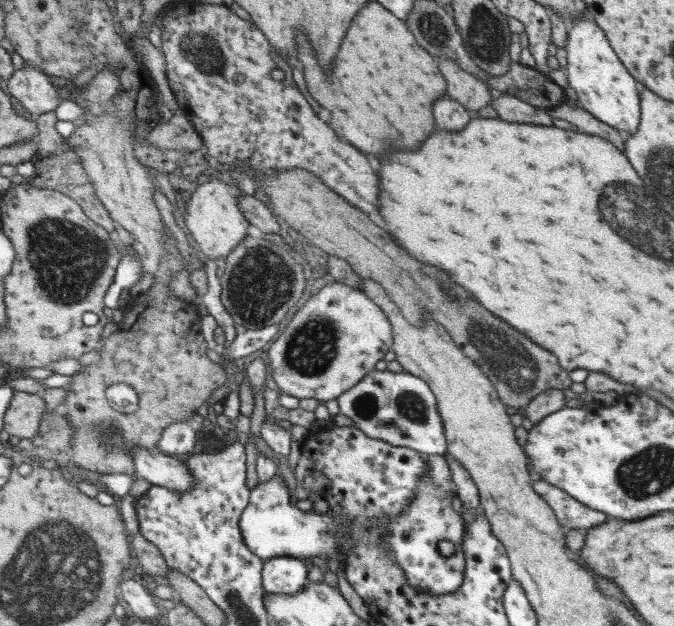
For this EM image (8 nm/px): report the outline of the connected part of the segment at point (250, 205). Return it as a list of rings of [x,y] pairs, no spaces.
[[[253,195],[239,196],[240,207],[243,209],[249,222],[260,229],[263,234],[281,234],[281,219],[270,205],[263,204]]]

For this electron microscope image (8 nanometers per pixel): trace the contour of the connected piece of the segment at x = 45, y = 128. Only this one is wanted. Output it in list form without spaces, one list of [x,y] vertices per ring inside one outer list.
[[[56,111],[39,114],[34,120],[37,123],[37,128],[39,128],[39,134],[36,137],[37,151],[35,151],[33,158],[35,172],[33,172],[34,174],[30,178],[33,186],[55,190],[69,196],[69,198],[73,198],[88,213],[89,218],[105,227],[109,232],[113,232],[116,222],[109,216],[107,207],[103,206],[100,200],[97,199],[92,180],[87,178],[88,172],[85,170],[85,164],[83,164],[81,156],[74,152],[69,142],[64,140],[55,129],[55,124],[57,124],[58,120]]]

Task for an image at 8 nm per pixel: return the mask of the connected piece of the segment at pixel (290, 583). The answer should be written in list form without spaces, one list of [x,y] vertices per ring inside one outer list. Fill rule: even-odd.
[[[277,556],[264,562],[264,588],[267,594],[299,594],[309,586],[307,574],[301,558]]]

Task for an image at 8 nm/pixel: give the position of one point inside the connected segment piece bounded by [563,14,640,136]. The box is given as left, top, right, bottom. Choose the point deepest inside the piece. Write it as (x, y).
(603, 88)

